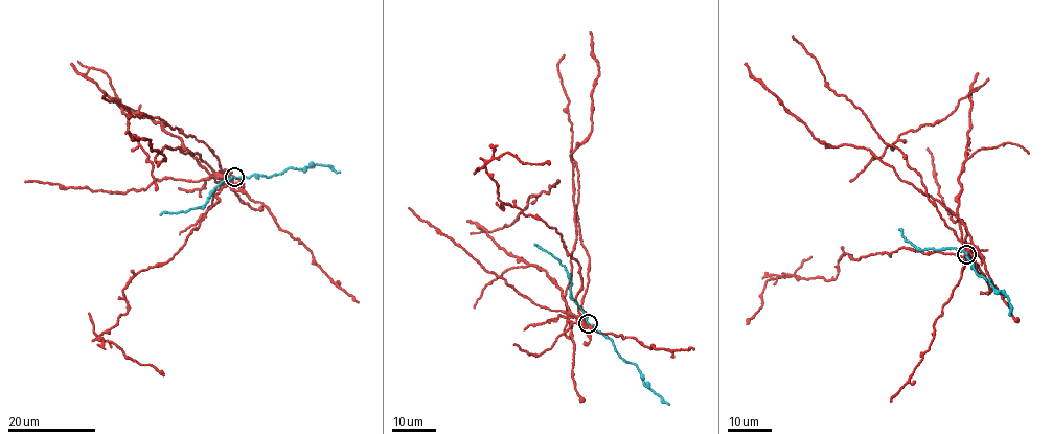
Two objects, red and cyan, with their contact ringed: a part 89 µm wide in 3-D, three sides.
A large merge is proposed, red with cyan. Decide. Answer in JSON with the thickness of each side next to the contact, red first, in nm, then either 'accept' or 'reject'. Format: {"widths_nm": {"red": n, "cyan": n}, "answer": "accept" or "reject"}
{"widths_nm": {"red": 240, "cyan": 150}, "answer": "reject"}

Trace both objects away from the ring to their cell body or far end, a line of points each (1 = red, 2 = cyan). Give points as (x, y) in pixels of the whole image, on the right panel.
1: (966, 254), (957, 209), (958, 180), (969, 142), (970, 91), (979, 87), (945, 118), (907, 131), (850, 181)
2: (966, 254), (977, 274), (989, 279), (995, 289), (1007, 297), (1010, 316)

